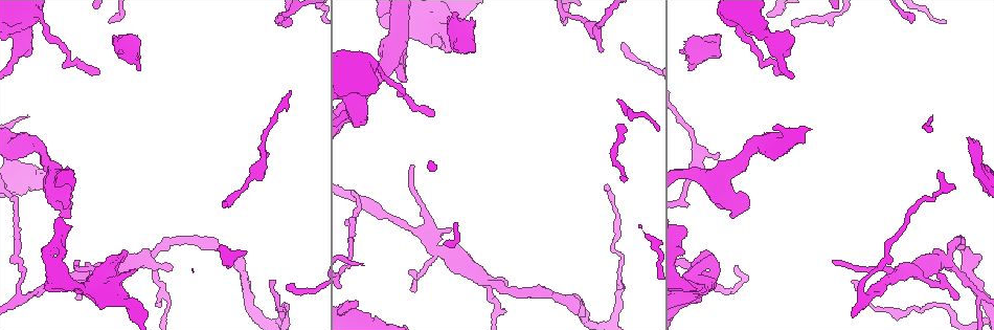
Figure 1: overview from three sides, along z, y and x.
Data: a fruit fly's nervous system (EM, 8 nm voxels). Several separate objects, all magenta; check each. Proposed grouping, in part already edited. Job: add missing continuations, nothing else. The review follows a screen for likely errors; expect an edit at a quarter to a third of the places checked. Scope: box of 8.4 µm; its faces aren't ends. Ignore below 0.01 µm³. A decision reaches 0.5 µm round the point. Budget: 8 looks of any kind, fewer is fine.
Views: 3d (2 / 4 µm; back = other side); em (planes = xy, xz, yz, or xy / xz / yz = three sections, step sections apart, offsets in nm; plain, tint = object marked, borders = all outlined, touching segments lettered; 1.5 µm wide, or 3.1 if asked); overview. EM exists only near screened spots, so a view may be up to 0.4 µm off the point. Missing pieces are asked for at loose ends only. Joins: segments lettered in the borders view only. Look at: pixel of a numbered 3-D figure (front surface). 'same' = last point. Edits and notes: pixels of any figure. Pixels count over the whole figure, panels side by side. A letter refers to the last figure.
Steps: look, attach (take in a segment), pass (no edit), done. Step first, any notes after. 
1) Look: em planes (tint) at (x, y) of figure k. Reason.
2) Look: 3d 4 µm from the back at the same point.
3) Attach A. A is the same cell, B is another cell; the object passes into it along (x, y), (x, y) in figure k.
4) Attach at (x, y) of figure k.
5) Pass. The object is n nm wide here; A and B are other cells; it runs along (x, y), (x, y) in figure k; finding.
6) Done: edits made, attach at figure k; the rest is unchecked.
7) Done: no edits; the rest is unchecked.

Look: em planes (borders) at (969, 139) of figure 1. Branch stops here.

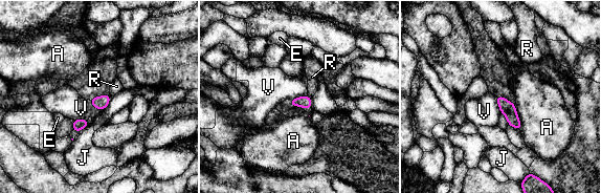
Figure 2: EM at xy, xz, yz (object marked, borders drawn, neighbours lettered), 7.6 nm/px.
Pass. A, E, J, R and V are other cells; a border runs along (88, 100), (94, 107), (103, 110) in figure 2; none of them fits.

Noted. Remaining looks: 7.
Look: 3d 4 µm at (405, 65) of figure 1. Branch stops here.

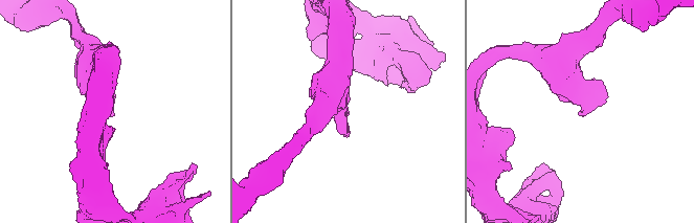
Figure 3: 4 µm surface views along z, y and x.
Look: em xz step 4 (tint) at (111, 115) of figure 3.

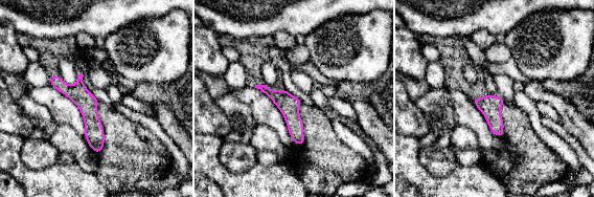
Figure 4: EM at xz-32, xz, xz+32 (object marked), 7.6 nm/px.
Look: em xz step 4 (borders) at the same point.

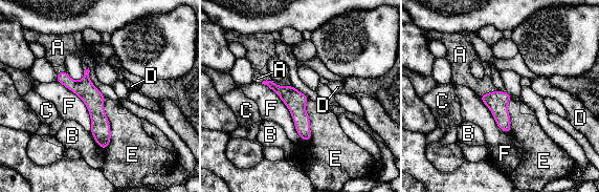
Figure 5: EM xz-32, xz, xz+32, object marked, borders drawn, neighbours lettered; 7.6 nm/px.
Attach A. A is the same cell, B, C, D, E and F are other cells; the cell continues.

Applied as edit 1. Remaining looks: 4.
Look: em planes (borders) at (451, 228) of figure 1. An open end.

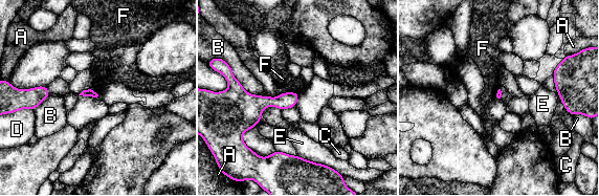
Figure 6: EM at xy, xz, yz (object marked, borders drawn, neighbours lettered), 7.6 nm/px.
Pass. A, B, C, D, E and F are other cells; no lettered segment goes on from it.

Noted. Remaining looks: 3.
Done: edits made, attach at figure 5; the rest is unchecked.

